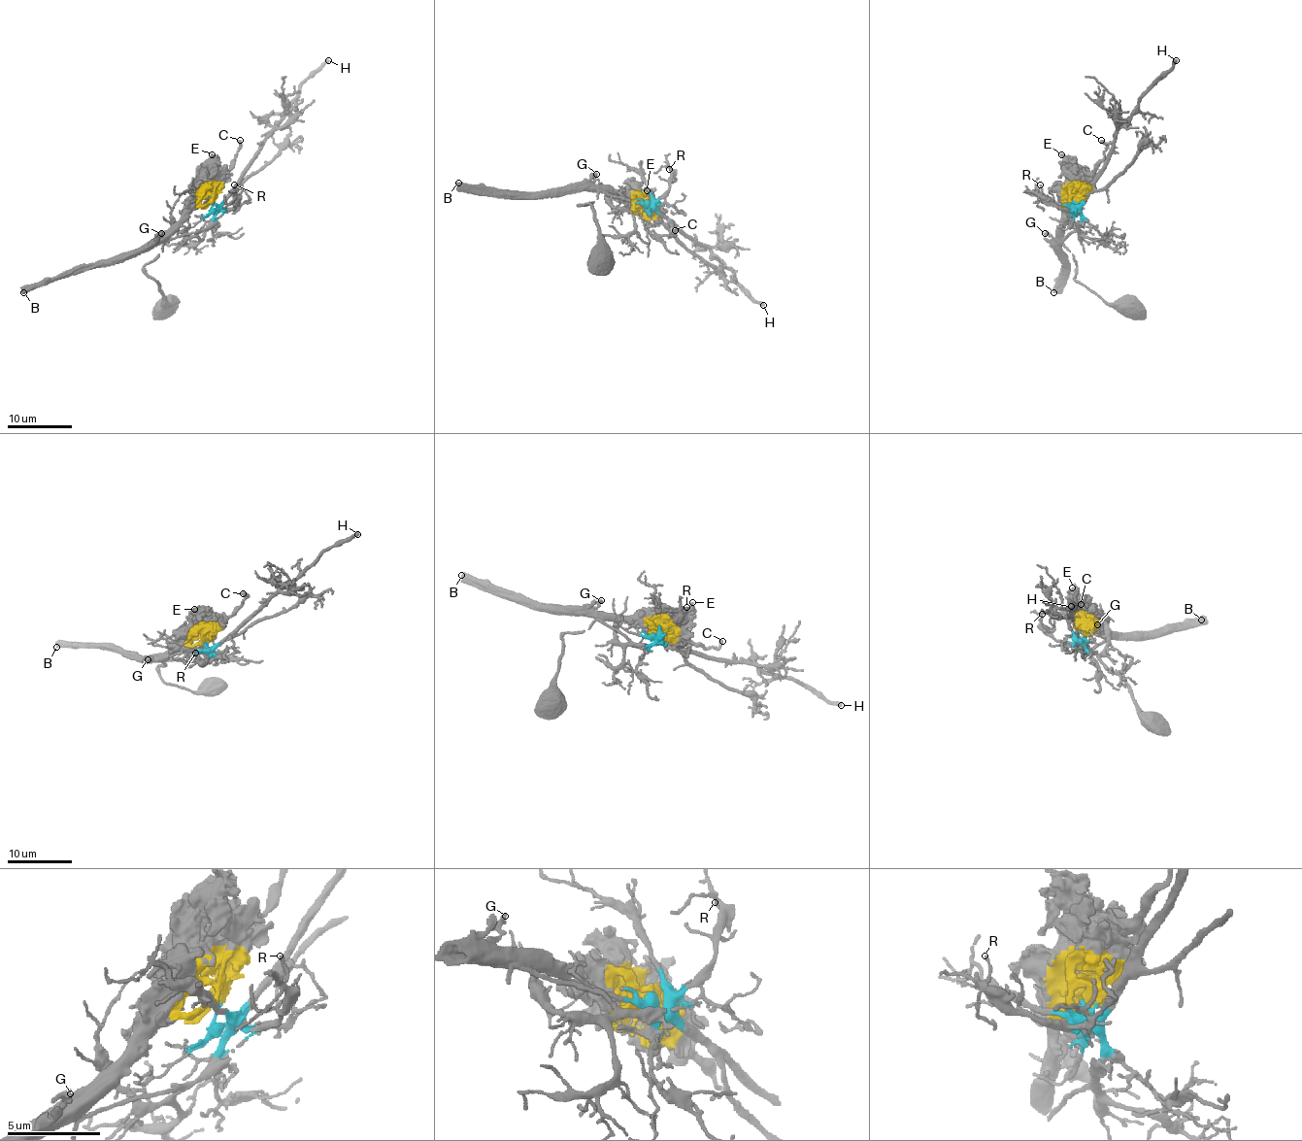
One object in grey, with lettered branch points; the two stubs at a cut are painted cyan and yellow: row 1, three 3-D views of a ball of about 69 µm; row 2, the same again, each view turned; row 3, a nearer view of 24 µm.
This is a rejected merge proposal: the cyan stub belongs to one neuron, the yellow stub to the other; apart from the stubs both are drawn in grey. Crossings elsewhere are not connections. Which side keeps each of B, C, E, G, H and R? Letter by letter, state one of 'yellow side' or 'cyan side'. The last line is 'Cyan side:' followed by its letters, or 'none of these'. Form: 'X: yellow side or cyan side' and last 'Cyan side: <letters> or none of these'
B: yellow side
C: yellow side
E: yellow side
G: yellow side
H: cyan side
R: cyan side
Cyan side: H, R

